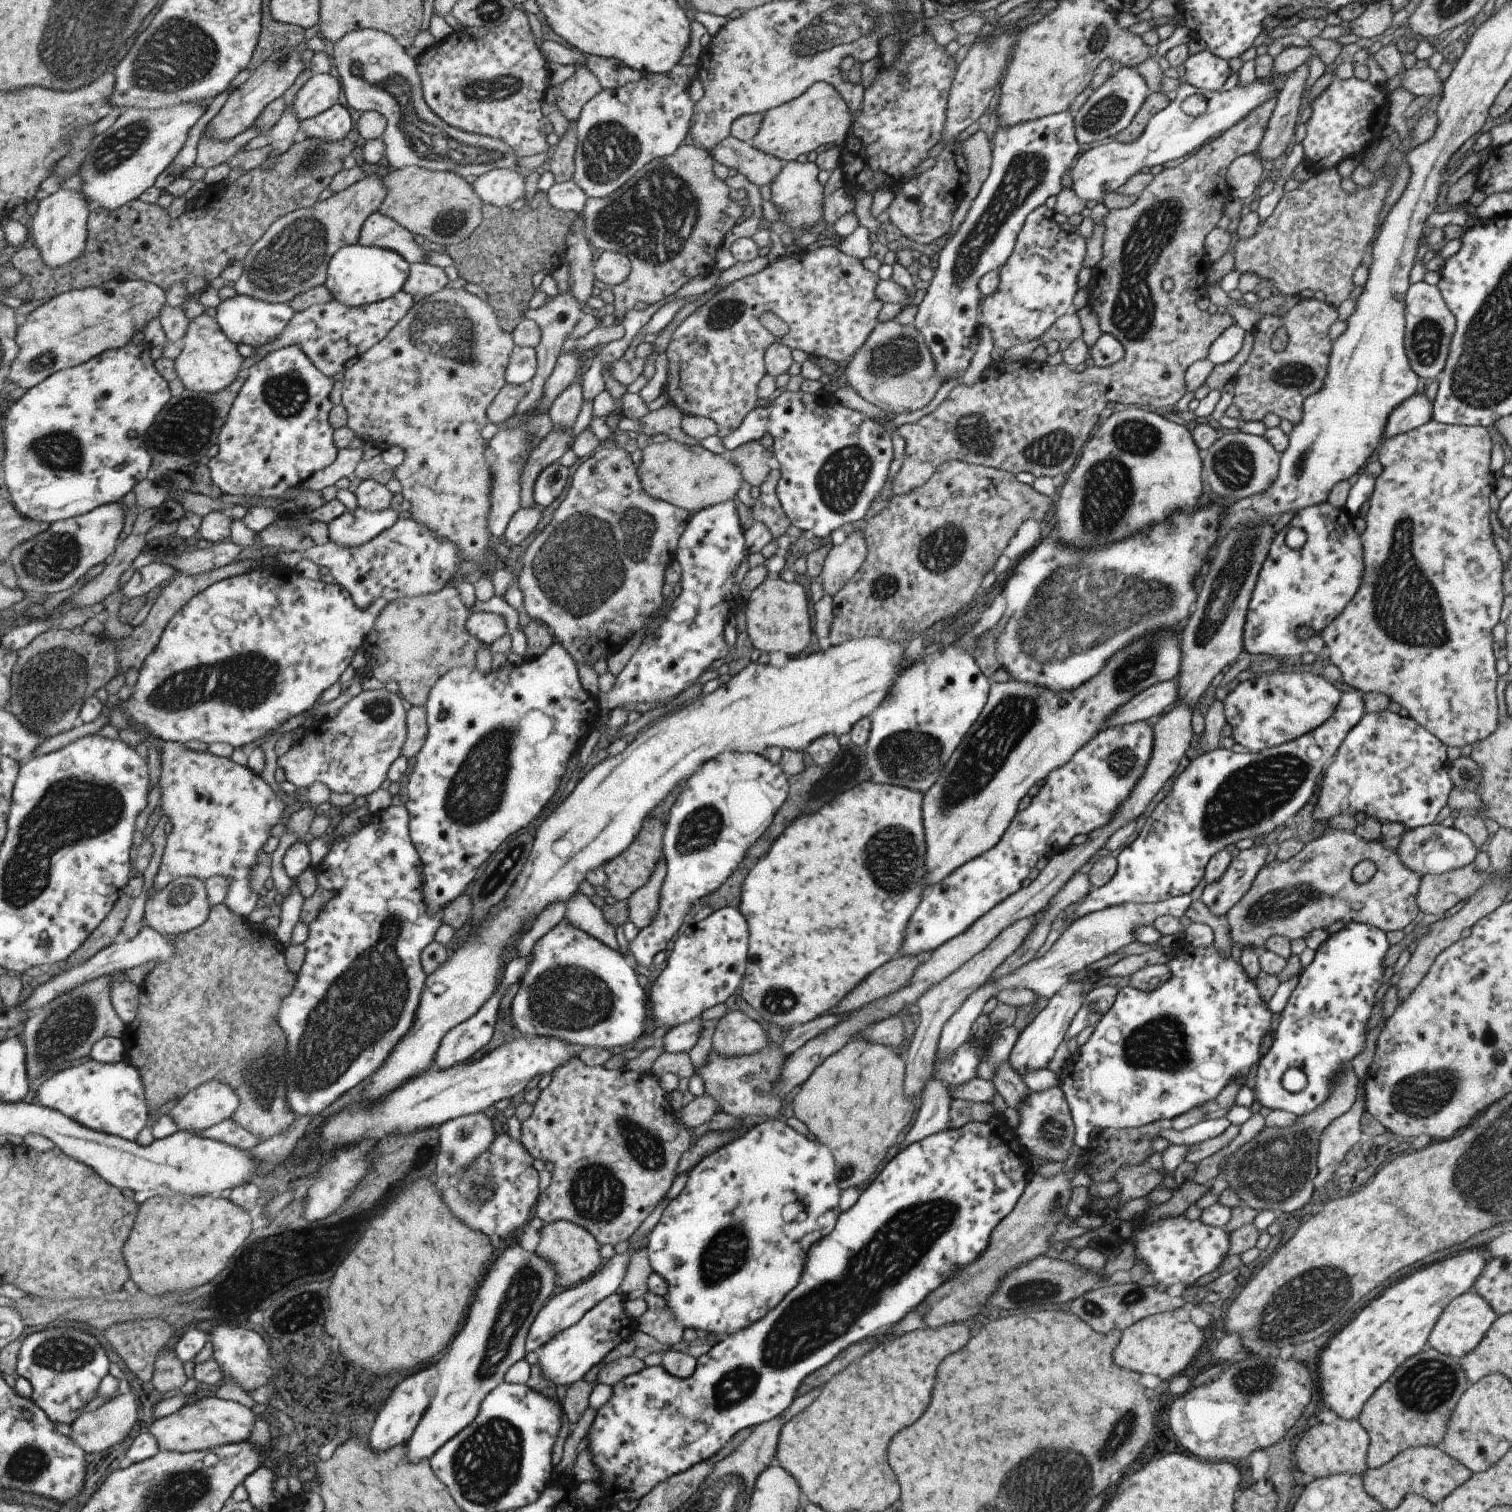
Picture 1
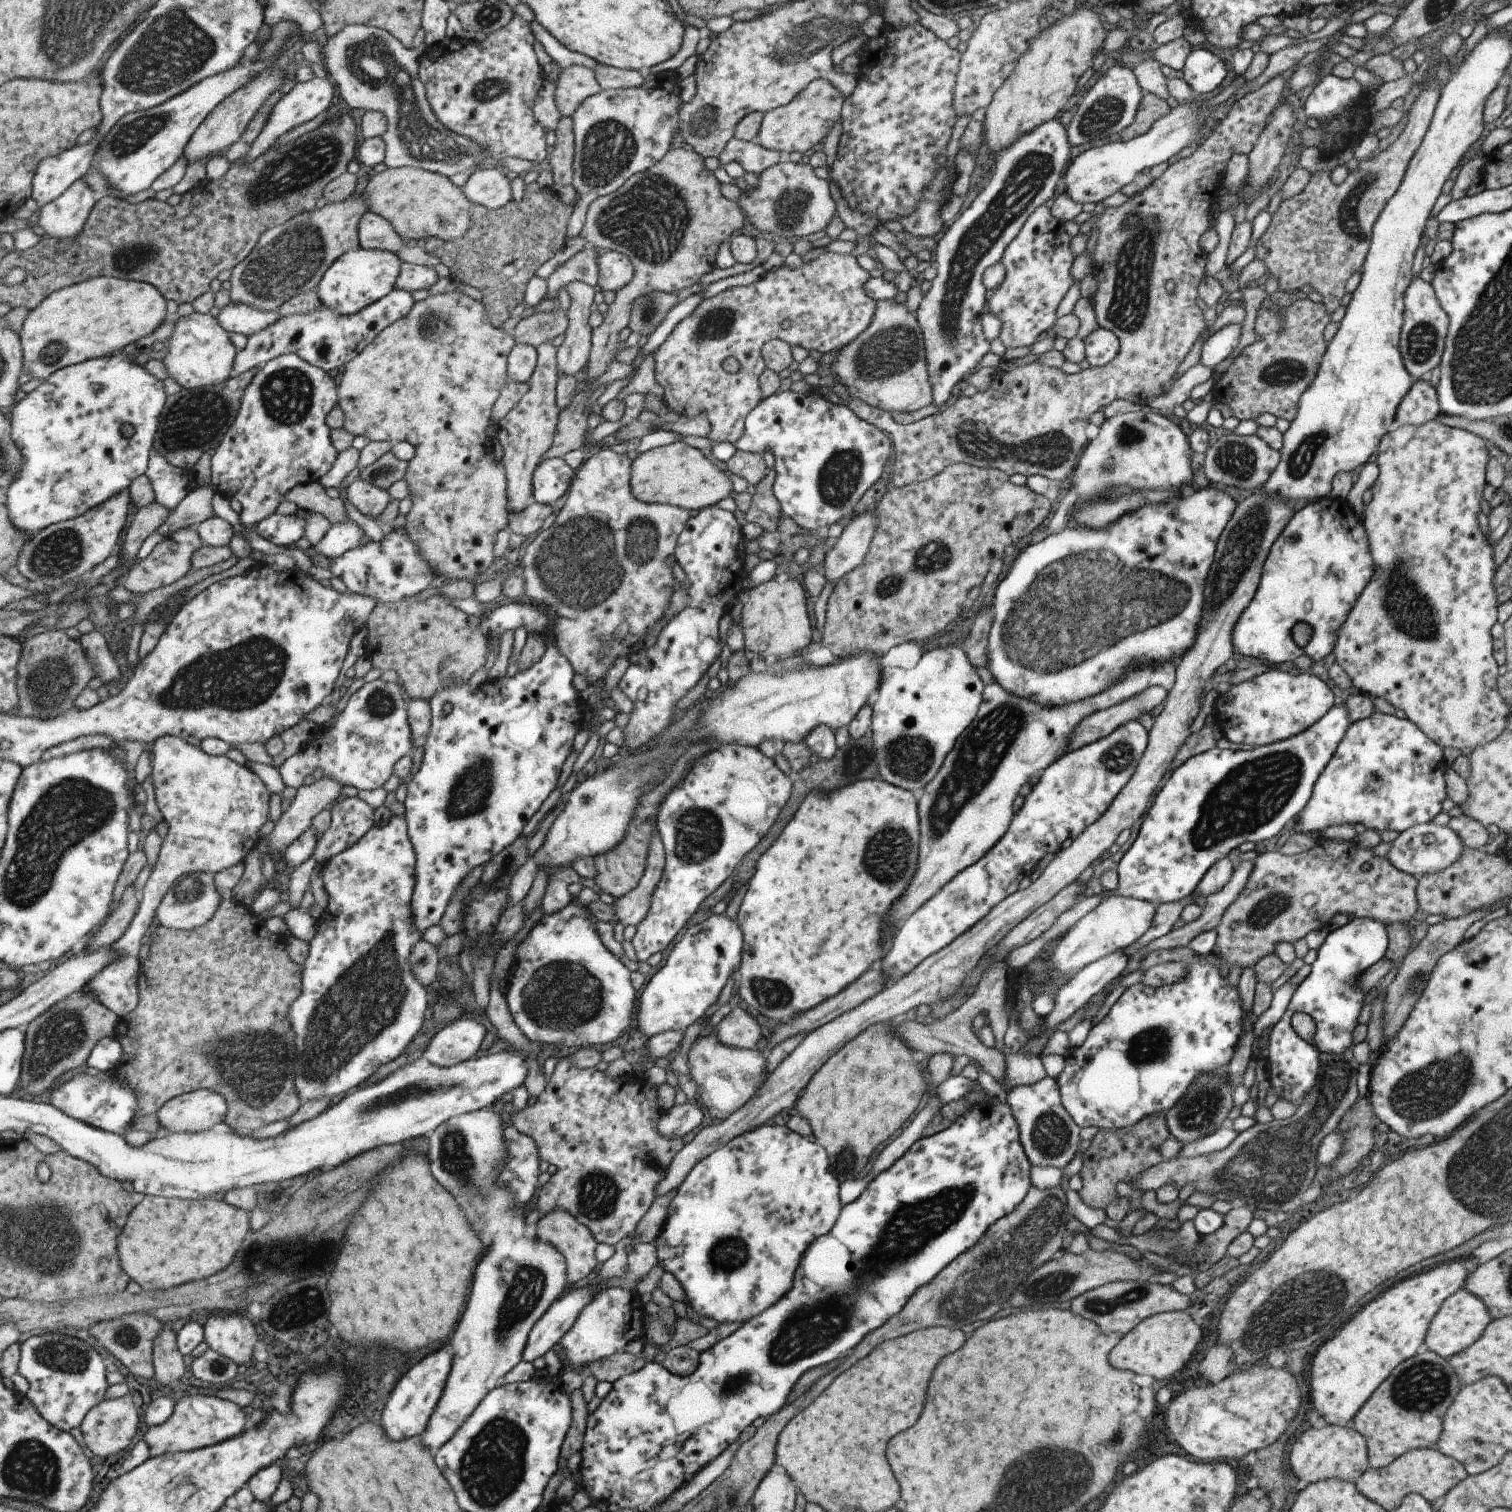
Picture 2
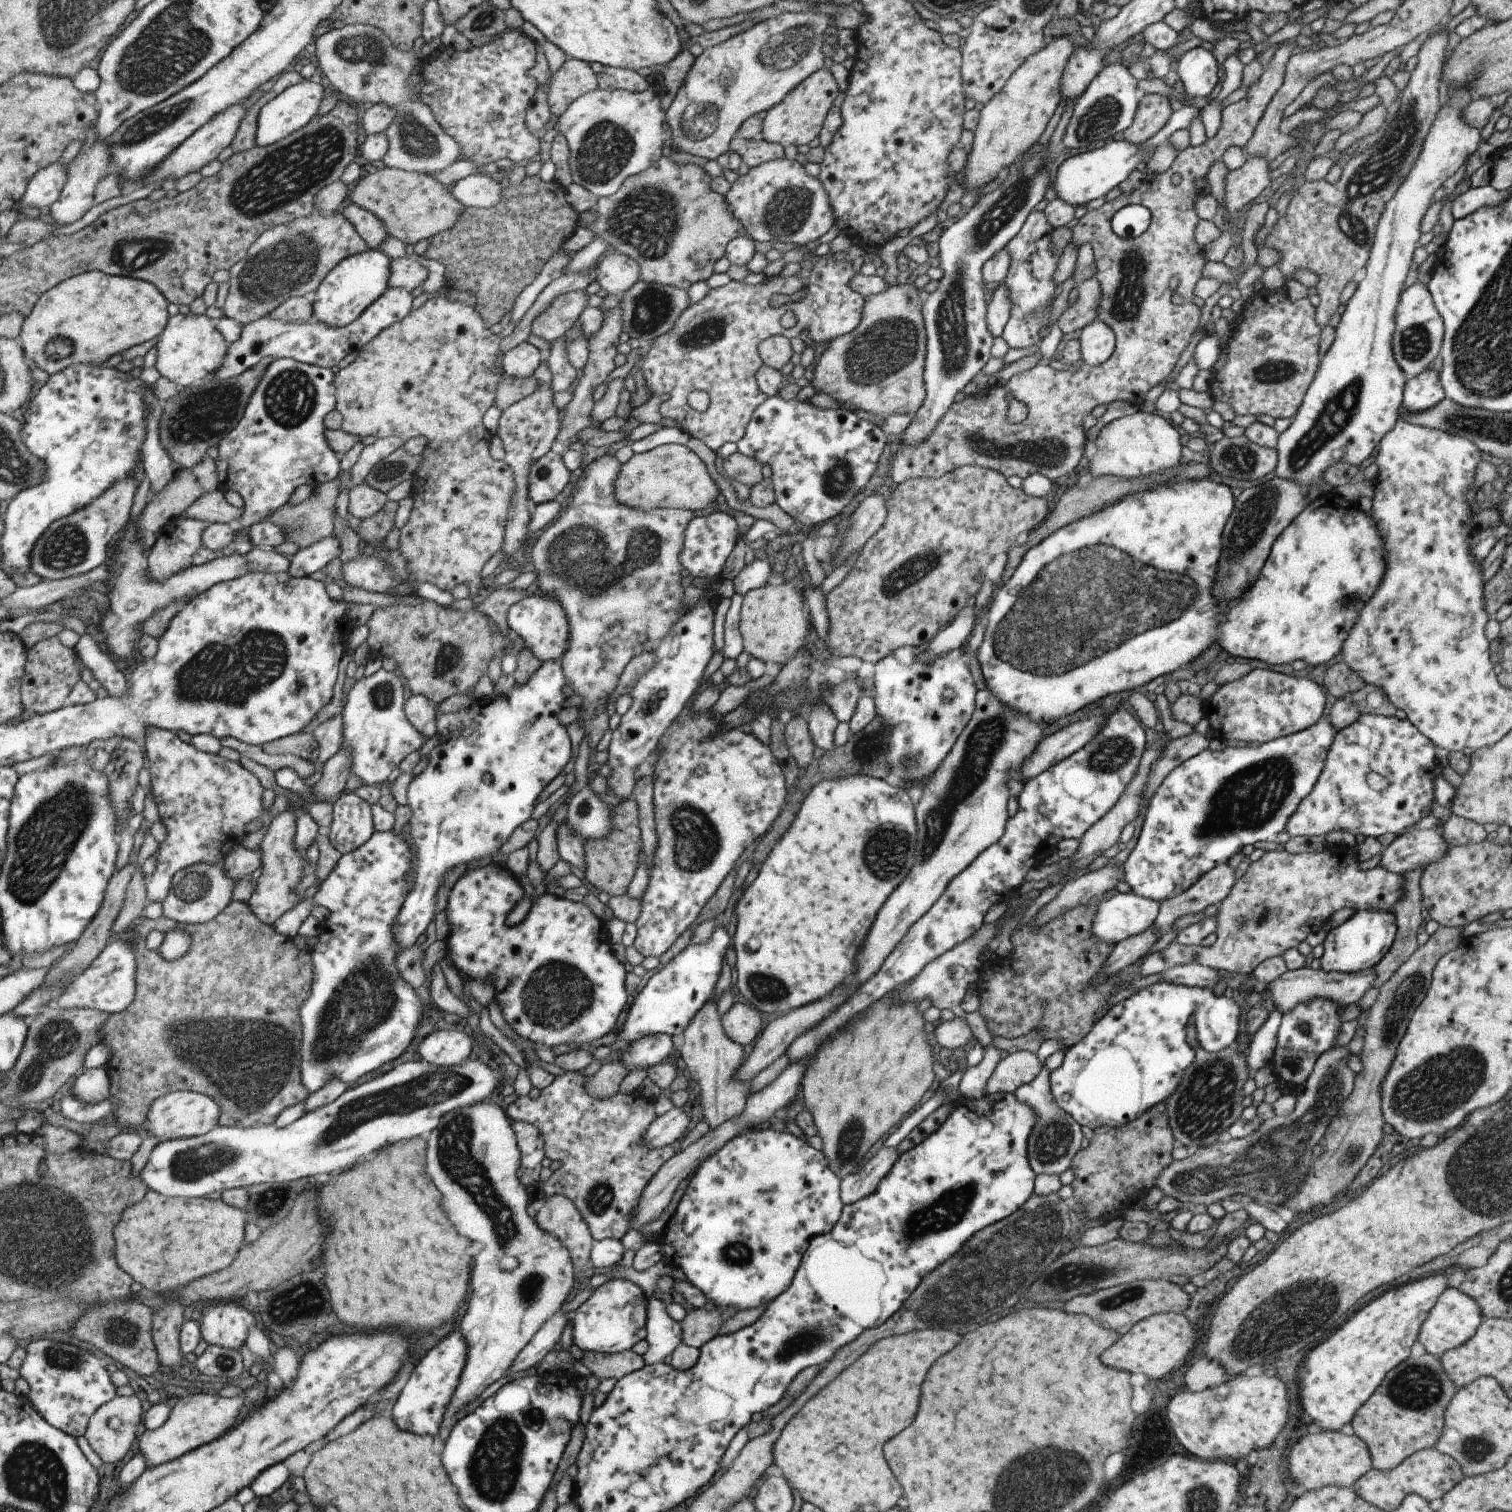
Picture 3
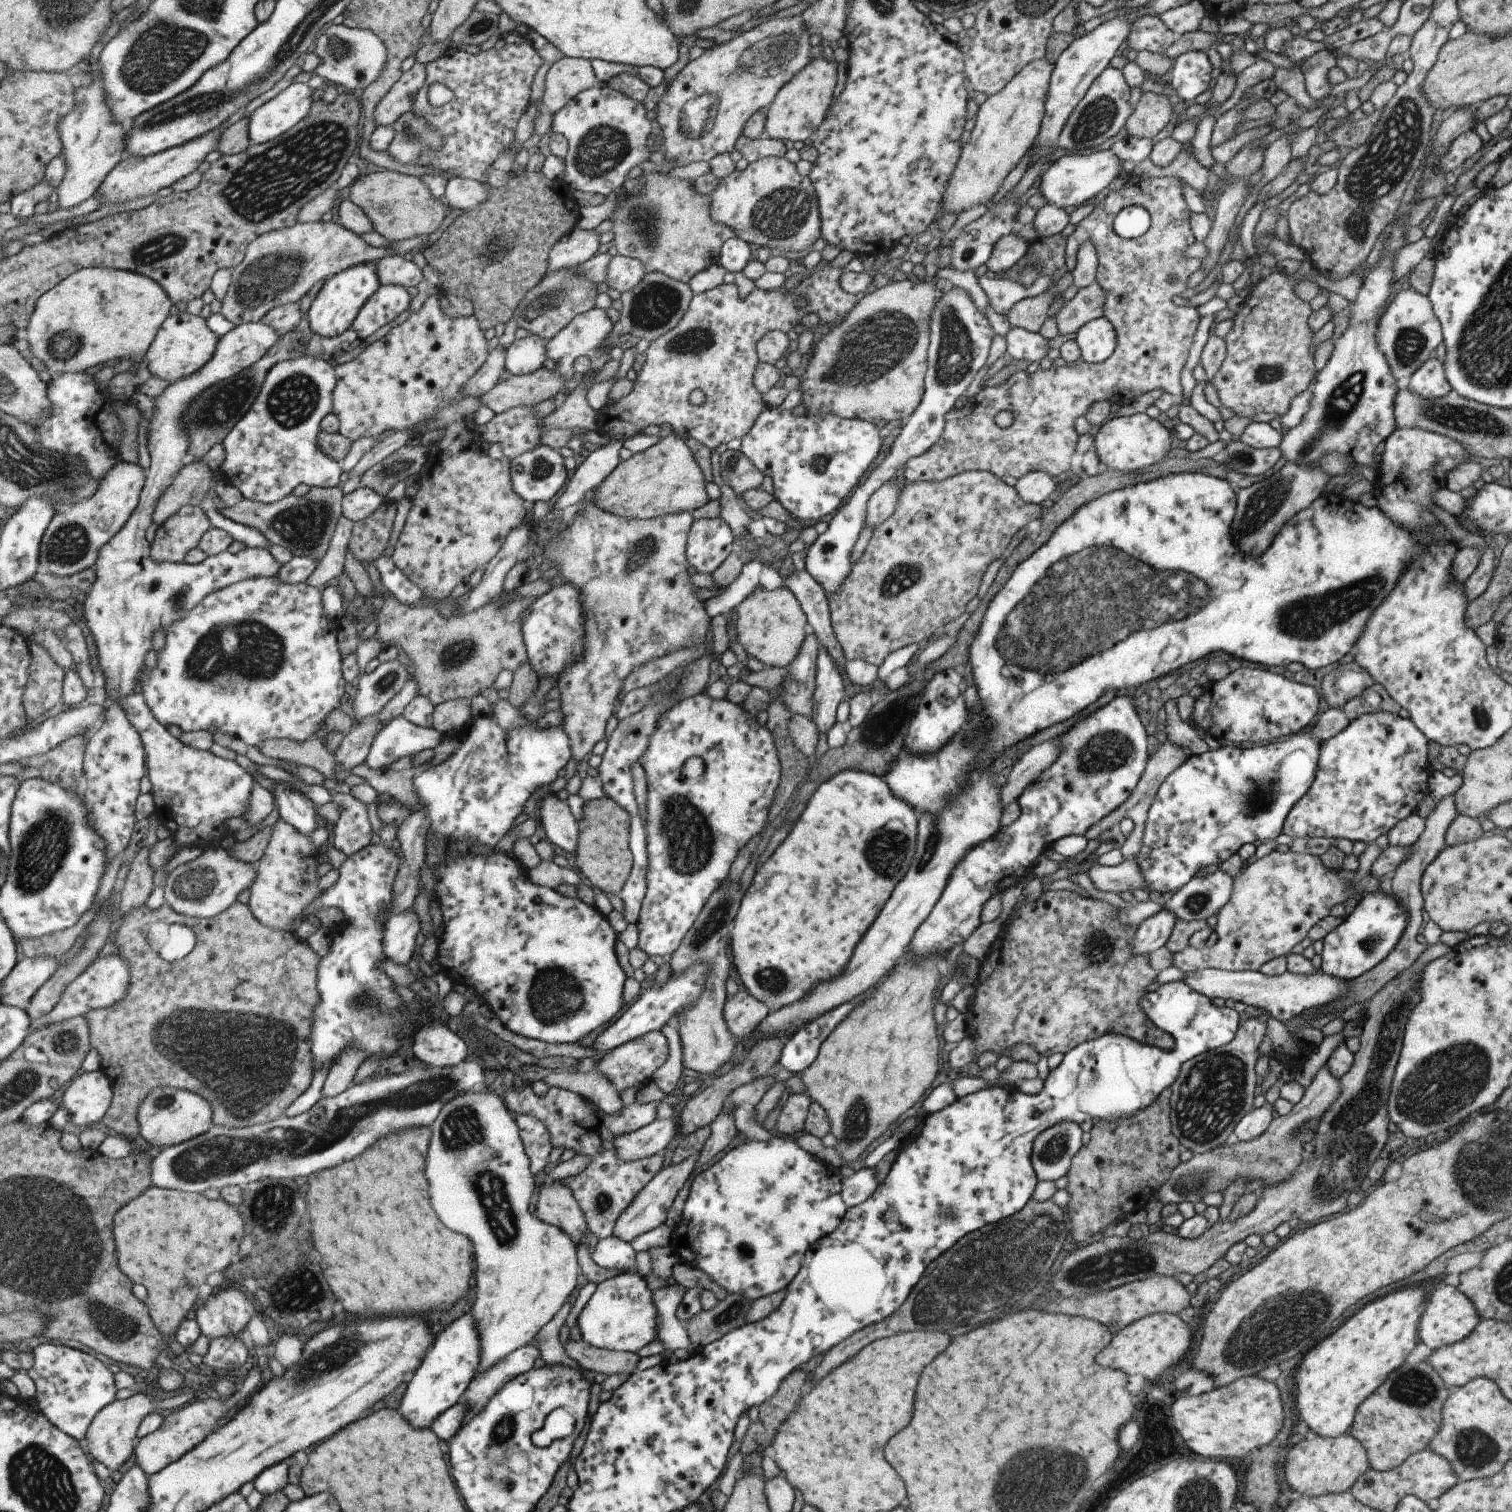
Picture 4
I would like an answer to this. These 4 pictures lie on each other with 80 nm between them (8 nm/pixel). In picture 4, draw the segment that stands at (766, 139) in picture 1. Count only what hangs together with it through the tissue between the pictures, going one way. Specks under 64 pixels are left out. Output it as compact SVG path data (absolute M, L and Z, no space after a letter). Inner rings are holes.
M822 56L813 57L800 71L794 72L765 109L764 136L791 142L807 140L822 123L835 86L836 65Z

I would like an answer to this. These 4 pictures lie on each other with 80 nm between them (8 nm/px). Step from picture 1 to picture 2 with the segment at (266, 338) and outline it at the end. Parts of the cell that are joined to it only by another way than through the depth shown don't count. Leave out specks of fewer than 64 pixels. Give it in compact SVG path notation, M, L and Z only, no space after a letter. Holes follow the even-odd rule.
M233 302L222 308L218 316L223 328L229 334L241 333L245 336L264 331L267 327L273 326L279 318L281 313L278 310L265 311L255 309L251 305L243 303L239 305Z

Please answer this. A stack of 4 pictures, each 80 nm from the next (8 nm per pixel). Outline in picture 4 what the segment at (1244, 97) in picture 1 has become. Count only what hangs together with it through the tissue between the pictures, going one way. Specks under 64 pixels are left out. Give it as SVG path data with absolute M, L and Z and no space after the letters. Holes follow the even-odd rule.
M1109 149L1088 156L1067 155L1048 164L1039 177L1039 194L1047 204L1073 210L1094 199L1095 194L1107 187L1113 178L1119 176L1122 160L1114 156Z

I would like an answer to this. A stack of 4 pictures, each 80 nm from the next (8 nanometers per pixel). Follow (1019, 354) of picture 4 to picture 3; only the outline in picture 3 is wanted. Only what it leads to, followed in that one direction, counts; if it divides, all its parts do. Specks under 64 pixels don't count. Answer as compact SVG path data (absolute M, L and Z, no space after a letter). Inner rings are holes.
M1031 211L1025 217L1017 234L1005 246L1010 256L1010 263L1003 283L1008 286L1009 292L1011 292L1011 309L1000 336L1008 348L1021 350L1021 348L1035 346L1041 338L1037 331L1049 319L1049 309L1053 301L1051 296L1053 296L1057 285L1051 282L1051 274L1055 270L1059 258L1050 248L1052 230L1052 226L1041 211Z

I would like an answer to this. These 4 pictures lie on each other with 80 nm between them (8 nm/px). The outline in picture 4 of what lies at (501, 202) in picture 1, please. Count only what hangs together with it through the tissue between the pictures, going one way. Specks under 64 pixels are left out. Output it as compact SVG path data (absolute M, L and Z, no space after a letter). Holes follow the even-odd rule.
M454 177L446 183L445 202L452 208L475 209L487 200L488 190L491 187L485 179L484 183L486 190L480 182Z

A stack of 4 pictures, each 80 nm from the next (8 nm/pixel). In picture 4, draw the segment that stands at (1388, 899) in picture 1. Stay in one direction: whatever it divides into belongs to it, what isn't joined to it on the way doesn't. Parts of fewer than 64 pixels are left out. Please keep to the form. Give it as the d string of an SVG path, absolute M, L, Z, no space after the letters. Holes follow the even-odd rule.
M1271 851L1269 854L1251 862L1232 880L1229 900L1216 914L1217 942L1210 947L1192 949L1186 946L1181 952L1172 956L1172 965L1187 973L1195 969L1223 969L1224 971L1257 971L1260 965L1275 957L1285 957L1291 948L1301 942L1307 930L1328 915L1333 904L1341 904L1349 894L1359 892L1361 897L1371 891L1389 891L1389 883L1377 881L1378 877L1367 874L1352 888L1347 886L1350 881L1342 882L1336 875L1337 871L1326 869L1319 857L1294 853L1293 851Z

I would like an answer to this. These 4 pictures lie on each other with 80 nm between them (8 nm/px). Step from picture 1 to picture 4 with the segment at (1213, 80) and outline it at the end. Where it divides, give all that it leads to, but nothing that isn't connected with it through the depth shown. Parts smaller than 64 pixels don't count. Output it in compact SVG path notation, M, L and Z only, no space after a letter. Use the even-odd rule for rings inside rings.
M1189 51L1174 59L1166 80L1172 92L1187 102L1209 86L1212 66L1203 51Z

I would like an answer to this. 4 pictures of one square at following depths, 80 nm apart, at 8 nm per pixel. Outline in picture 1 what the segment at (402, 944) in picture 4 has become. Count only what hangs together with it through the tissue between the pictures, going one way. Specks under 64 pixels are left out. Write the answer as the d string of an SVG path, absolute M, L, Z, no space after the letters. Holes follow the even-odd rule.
M555 641L543 654L528 660L526 663L521 663L519 666L507 664L501 670L490 668L489 672L481 673L479 670L476 670L475 665L461 665L449 671L432 688L432 692L425 704L428 710L428 737L421 752L416 756L416 765L408 774L406 789L409 799L405 803L411 816L412 841L416 844L417 850L420 852L423 860L424 901L428 907L429 916L436 917L449 902L453 902L457 896L461 896L461 893L465 892L465 888L477 878L479 868L499 850L499 846L509 836L513 836L515 832L520 832L519 830L523 830L523 828L529 826L529 822L537 816L537 812L543 808L543 804L549 800L549 796L557 788L571 752L577 748L577 744L593 728L598 709L597 704L595 704L596 698L591 694L587 694L579 686L577 668L575 668L575 664L573 664L573 660L569 658L569 655Z

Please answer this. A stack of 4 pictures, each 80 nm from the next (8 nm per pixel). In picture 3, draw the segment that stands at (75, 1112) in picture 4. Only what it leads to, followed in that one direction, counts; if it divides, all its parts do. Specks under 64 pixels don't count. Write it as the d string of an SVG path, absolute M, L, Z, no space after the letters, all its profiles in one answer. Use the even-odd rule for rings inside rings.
M107 1068L86 1070L76 1078L71 1090L86 1105L96 1105L109 1099L112 1082Z

